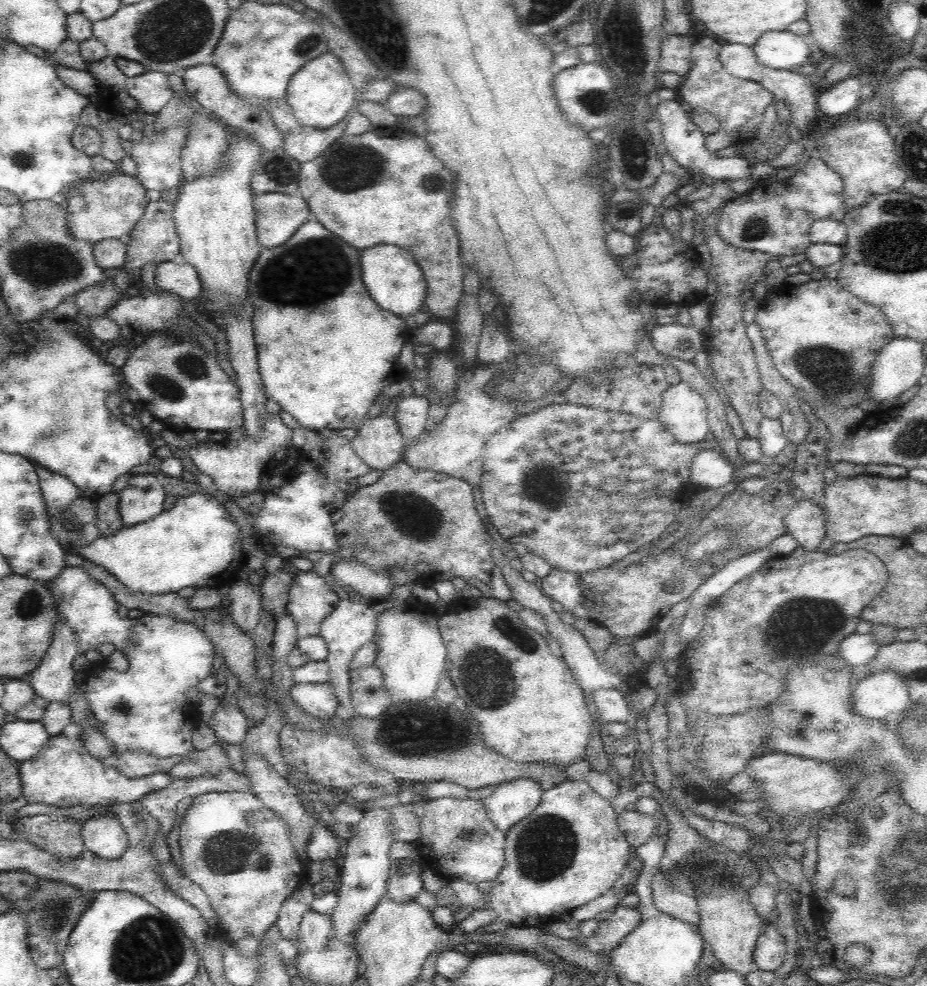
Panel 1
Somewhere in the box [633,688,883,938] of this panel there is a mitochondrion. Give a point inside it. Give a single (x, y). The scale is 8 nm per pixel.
(682, 869)

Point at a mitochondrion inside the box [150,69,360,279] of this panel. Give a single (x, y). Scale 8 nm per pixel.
(278, 177)

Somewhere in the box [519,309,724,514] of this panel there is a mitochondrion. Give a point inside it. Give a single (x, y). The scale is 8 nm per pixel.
(544, 488)

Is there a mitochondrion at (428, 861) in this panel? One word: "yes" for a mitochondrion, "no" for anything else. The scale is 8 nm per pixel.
no

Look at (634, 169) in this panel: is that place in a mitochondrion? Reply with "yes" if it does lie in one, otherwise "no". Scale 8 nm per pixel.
no

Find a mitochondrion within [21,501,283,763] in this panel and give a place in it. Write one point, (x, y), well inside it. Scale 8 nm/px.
(121, 707)

